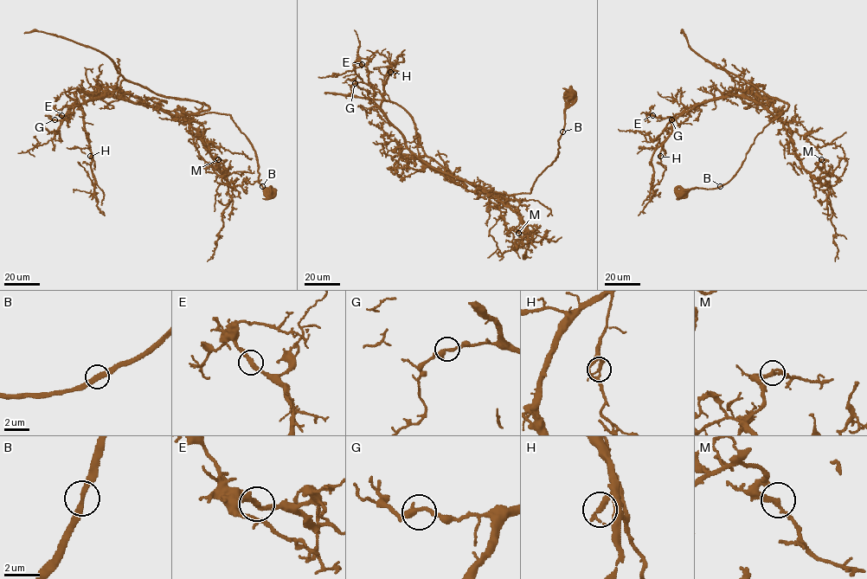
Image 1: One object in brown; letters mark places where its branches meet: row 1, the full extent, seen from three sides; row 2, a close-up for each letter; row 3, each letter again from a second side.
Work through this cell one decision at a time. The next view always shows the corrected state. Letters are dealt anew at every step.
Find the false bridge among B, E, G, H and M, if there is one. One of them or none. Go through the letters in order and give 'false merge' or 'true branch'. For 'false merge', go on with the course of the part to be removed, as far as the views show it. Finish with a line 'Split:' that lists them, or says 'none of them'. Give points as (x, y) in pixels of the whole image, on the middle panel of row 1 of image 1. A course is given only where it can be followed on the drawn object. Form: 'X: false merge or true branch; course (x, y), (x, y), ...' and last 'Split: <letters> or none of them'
B: true branch
E: true branch
G: true branch
H: true branch
M: true branch
Split: none of them

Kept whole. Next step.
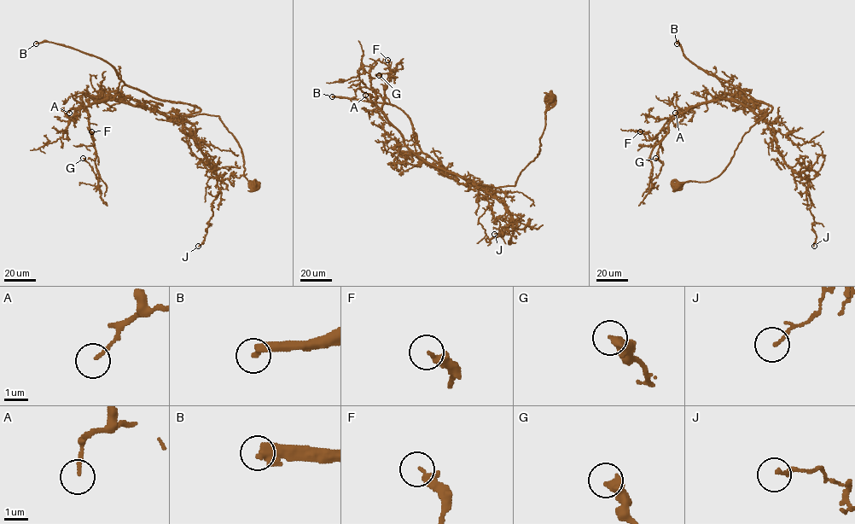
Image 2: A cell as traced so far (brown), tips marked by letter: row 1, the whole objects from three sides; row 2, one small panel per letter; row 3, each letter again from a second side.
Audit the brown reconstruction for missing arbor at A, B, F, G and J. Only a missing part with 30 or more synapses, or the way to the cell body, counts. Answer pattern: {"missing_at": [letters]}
{"missing_at": ["B"]}

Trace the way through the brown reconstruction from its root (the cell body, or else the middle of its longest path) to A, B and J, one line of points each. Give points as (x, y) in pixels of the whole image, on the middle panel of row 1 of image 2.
A: (550, 97), (539, 152), (514, 185), (491, 187), (473, 184), (421, 159), (405, 145), (386, 115), (365, 95)
B: (550, 97), (539, 152), (514, 185), (491, 187), (421, 164), (413, 125), (395, 106), (332, 96)
J: (550, 97), (539, 152), (516, 183), (474, 184), (505, 206), (516, 226), (501, 236), (494, 234)

